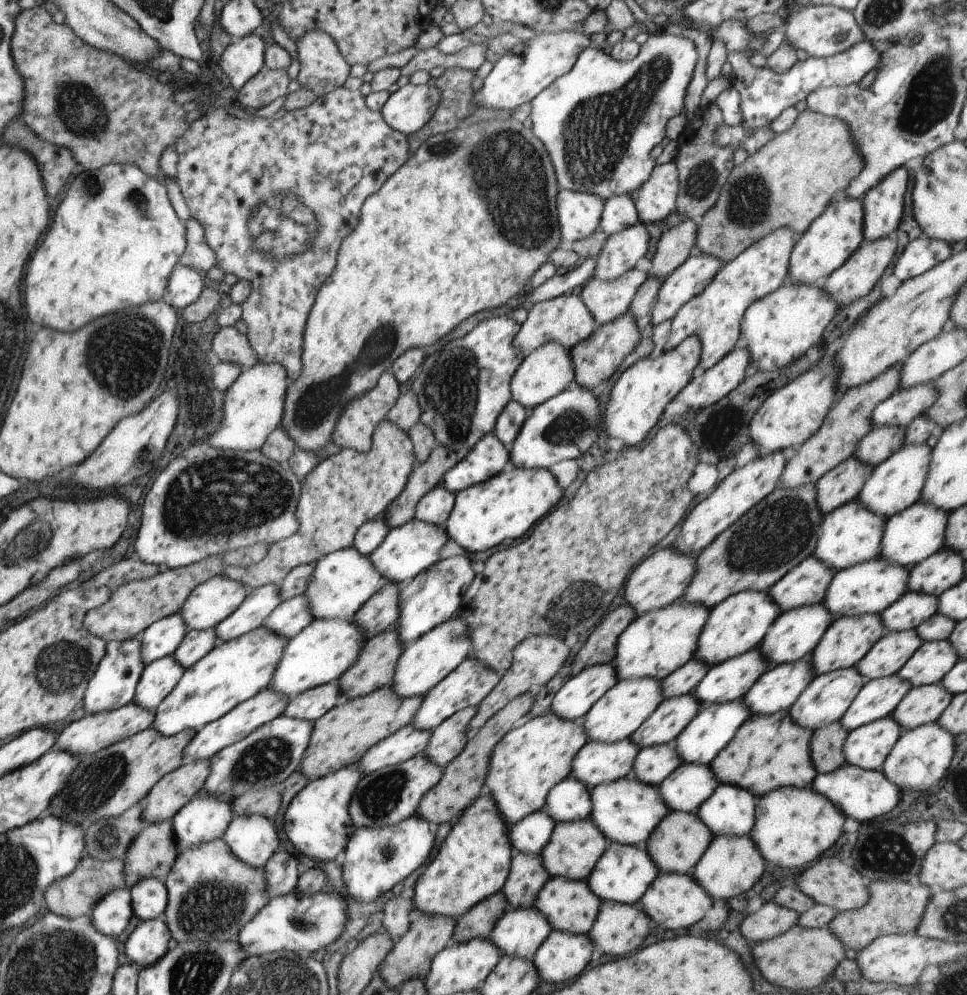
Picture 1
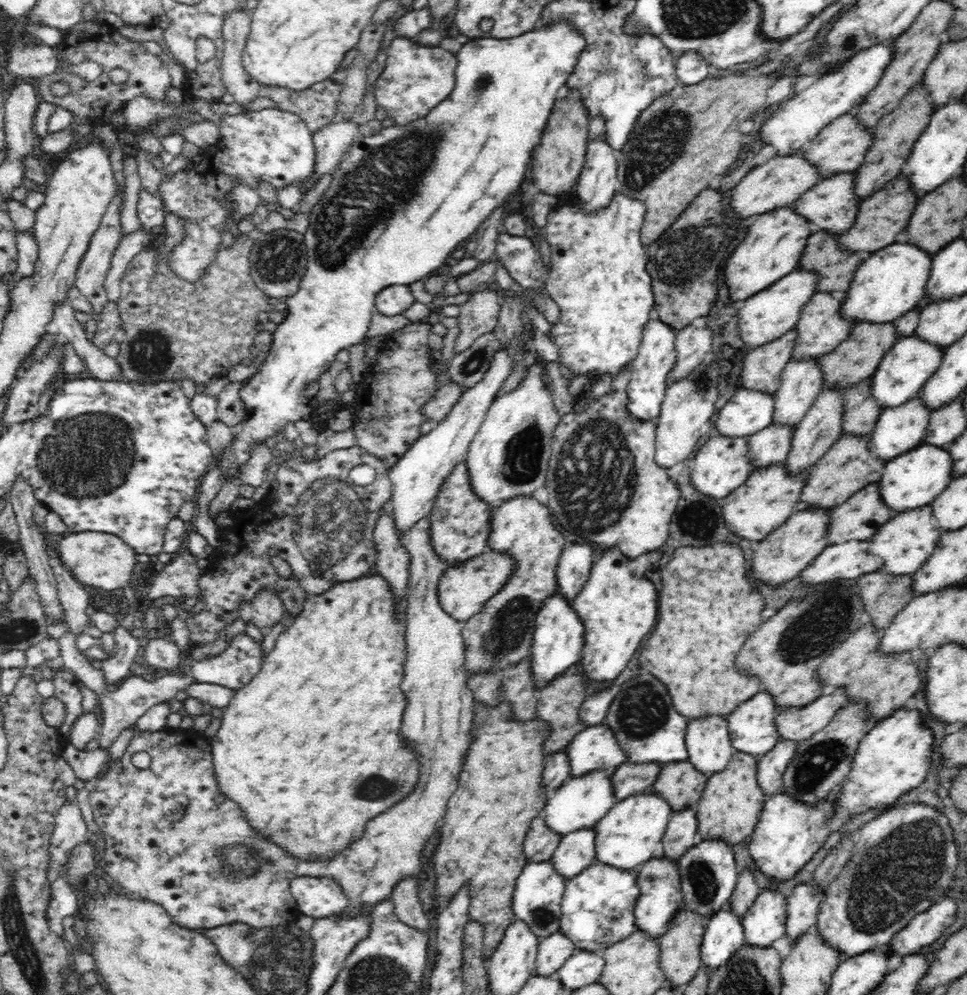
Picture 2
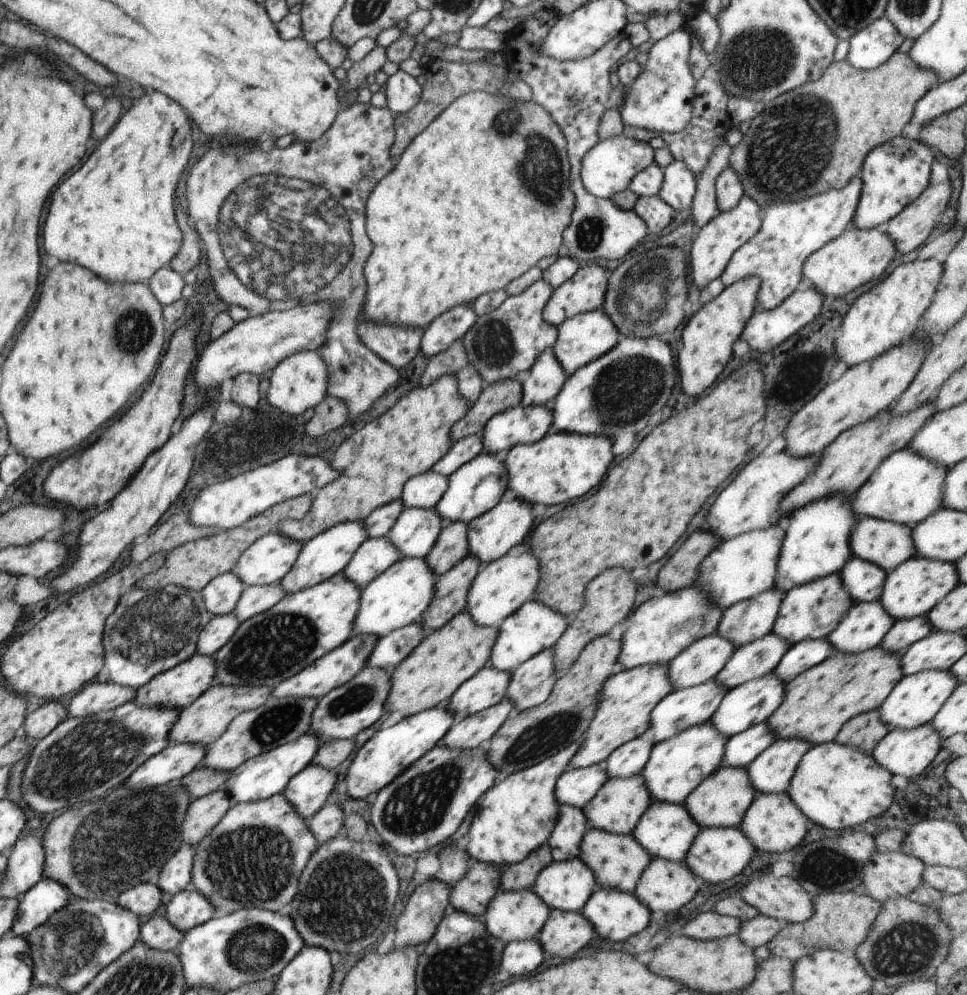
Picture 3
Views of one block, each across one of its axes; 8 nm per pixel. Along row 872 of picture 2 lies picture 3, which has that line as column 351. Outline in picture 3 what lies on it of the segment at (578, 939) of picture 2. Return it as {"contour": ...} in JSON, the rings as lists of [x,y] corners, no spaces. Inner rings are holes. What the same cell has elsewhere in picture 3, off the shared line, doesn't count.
{"contour":[[[340,573],[311,588],[285,595],[270,610],[242,622],[232,638],[211,656],[217,664],[214,684],[274,687],[299,674],[354,635],[360,594],[360,588]]]}

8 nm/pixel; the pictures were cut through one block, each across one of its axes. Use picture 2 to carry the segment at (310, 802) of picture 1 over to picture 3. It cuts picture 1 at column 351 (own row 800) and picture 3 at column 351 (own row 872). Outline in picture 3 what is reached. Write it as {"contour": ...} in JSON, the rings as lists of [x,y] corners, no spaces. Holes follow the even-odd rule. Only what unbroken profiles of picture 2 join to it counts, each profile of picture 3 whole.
{"contour":[[[444,704],[404,718],[398,724],[394,724],[392,728],[378,730],[358,750],[355,758],[350,763],[345,776],[346,794],[354,800],[366,800],[370,794],[378,793],[382,788],[390,785],[390,782],[393,782],[414,762],[422,758],[424,754],[439,745],[444,734],[450,730],[450,726],[453,726],[456,721],[454,712],[448,710]]]}

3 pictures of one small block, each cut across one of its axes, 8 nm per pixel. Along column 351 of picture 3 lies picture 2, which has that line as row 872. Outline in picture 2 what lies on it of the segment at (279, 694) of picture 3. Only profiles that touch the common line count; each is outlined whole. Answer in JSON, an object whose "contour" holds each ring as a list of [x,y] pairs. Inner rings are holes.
{"contour":[[[652,858],[637,870],[638,889],[640,895],[634,910],[636,928],[650,937],[660,938],[668,929],[674,915],[682,910],[683,893],[679,878],[678,861],[668,858]]]}

